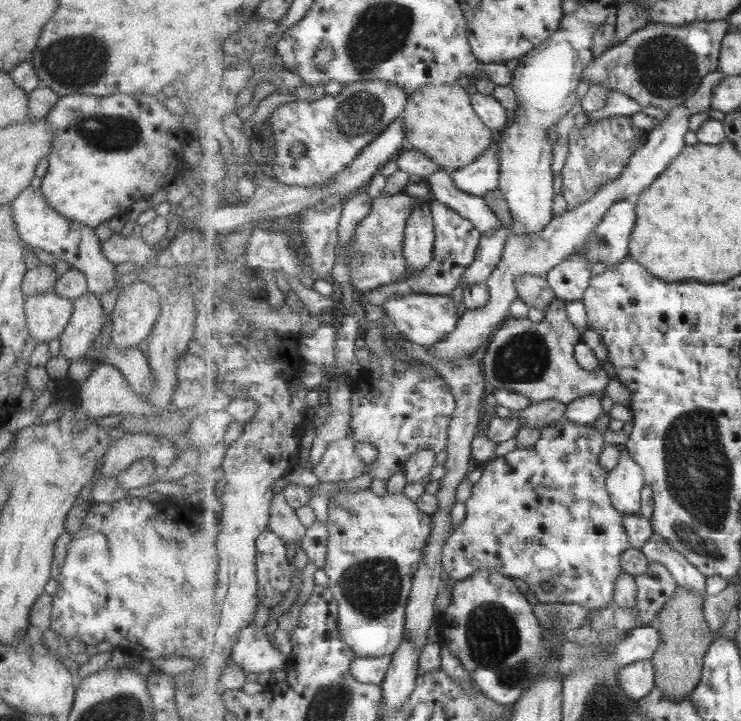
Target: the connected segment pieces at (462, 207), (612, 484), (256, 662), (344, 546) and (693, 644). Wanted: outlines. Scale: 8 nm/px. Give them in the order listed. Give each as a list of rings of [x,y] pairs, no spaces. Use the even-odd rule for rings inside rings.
[[[445,168],[429,175],[426,183],[433,199],[440,200],[443,204],[449,205],[449,208],[461,213],[462,217],[472,220],[482,234],[502,227],[501,220],[487,206],[483,197],[463,192]]]
[[[618,444],[617,446],[619,446],[619,452],[621,452],[621,458],[619,458],[619,465],[609,474],[607,480],[608,491],[612,496],[613,505],[616,506],[618,512],[624,515],[640,515],[642,492],[647,485],[644,469],[630,456],[626,444]]]
[[[254,624],[240,630],[231,658],[240,664],[247,675],[254,677],[261,672],[285,670],[290,658],[271,644],[271,637],[263,627]]]
[[[370,488],[365,490],[359,490],[359,492],[347,492],[347,490],[341,490],[339,493],[335,493],[329,501],[328,508],[328,520],[326,525],[330,534],[330,541],[328,544],[327,562],[324,570],[329,576],[328,587],[333,591],[334,596],[340,606],[340,629],[343,633],[344,641],[351,646],[356,652],[357,657],[380,657],[391,655],[403,644],[406,637],[407,626],[407,613],[408,602],[412,588],[414,584],[414,578],[419,568],[420,560],[423,558],[424,548],[428,544],[428,536],[432,534],[432,516],[427,513],[423,513],[417,503],[413,503],[413,500],[409,499],[404,493],[386,495],[378,495]]]
[[[678,586],[676,594],[669,599],[658,616],[661,644],[652,658],[656,668],[656,683],[667,696],[677,700],[691,698],[693,691],[698,688],[706,656],[715,639],[706,619],[705,601],[702,594]]]

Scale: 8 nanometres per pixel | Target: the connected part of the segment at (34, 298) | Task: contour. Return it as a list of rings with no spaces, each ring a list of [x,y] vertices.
[[[52,291],[24,297],[24,313],[30,335],[37,343],[57,338],[69,322],[72,300],[61,298]]]

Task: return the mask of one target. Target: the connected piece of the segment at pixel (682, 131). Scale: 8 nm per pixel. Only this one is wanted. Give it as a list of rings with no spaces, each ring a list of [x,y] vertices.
[[[720,70],[708,74],[702,82],[702,86],[689,98],[687,103],[680,104],[679,107],[666,115],[666,118],[659,122],[648,133],[648,141],[632,156],[632,161],[628,164],[625,172],[613,182],[606,184],[602,189],[585,204],[580,204],[573,210],[566,210],[560,216],[555,217],[552,223],[537,234],[512,234],[508,238],[507,245],[502,256],[502,261],[498,264],[495,272],[486,280],[490,286],[490,301],[479,309],[468,309],[463,312],[460,322],[453,332],[449,332],[445,340],[430,347],[432,353],[439,358],[453,362],[456,358],[473,355],[479,346],[490,341],[493,332],[505,320],[505,316],[510,314],[510,306],[518,296],[516,280],[521,275],[536,274],[545,277],[548,272],[561,264],[565,259],[576,254],[579,248],[585,246],[589,235],[596,226],[604,219],[605,214],[618,202],[635,199],[645,192],[653,182],[671,166],[671,163],[681,154],[686,147],[685,134],[690,130],[690,118],[694,114],[708,111],[712,108],[713,90],[719,86],[719,81],[725,76]]]

